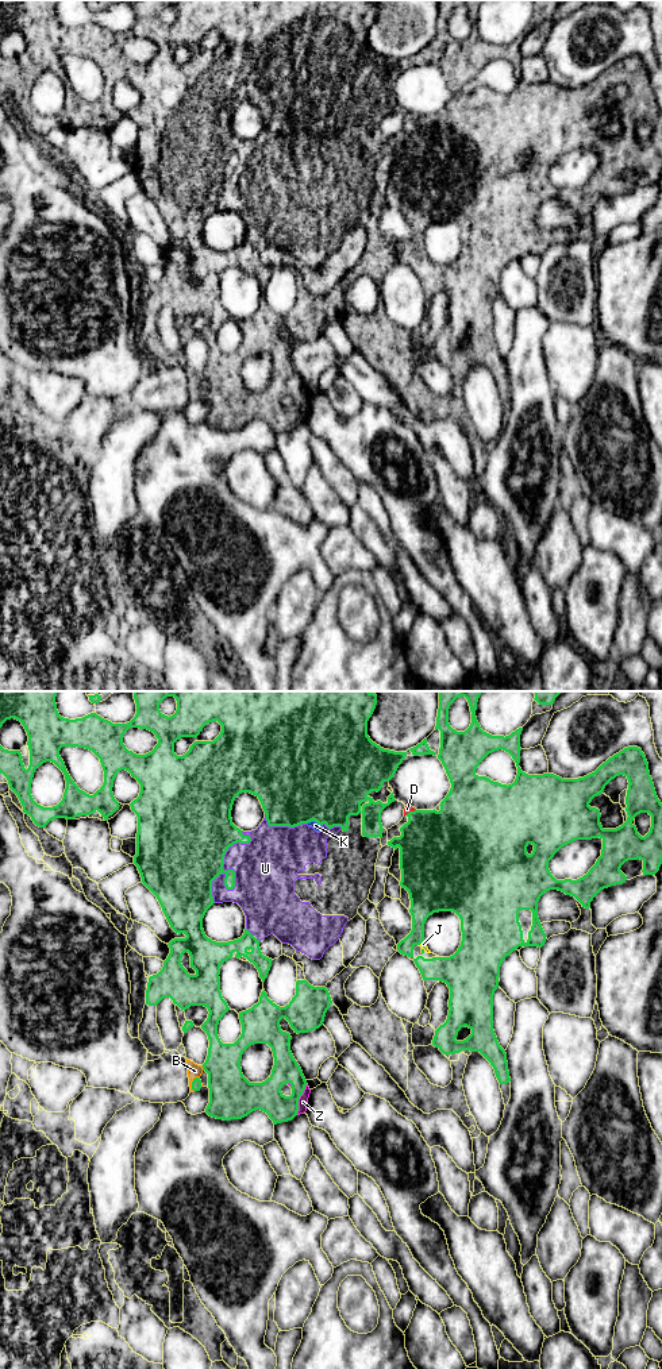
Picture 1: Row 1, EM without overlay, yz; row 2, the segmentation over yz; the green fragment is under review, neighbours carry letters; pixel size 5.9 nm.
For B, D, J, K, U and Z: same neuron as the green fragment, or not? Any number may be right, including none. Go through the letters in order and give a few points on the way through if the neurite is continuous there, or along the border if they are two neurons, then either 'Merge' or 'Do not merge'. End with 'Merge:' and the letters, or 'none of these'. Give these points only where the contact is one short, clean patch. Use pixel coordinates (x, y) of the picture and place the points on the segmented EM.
B: Merge
D: Merge
J: Path across: yz (426, 899), (419, 913), (422, 941), (423, 944). Merge
K: Merge
U: Merge
Z: Merge
Merge: B, D, J, K, U, Z

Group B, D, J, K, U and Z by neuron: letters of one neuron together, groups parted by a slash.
B D J K U Z

